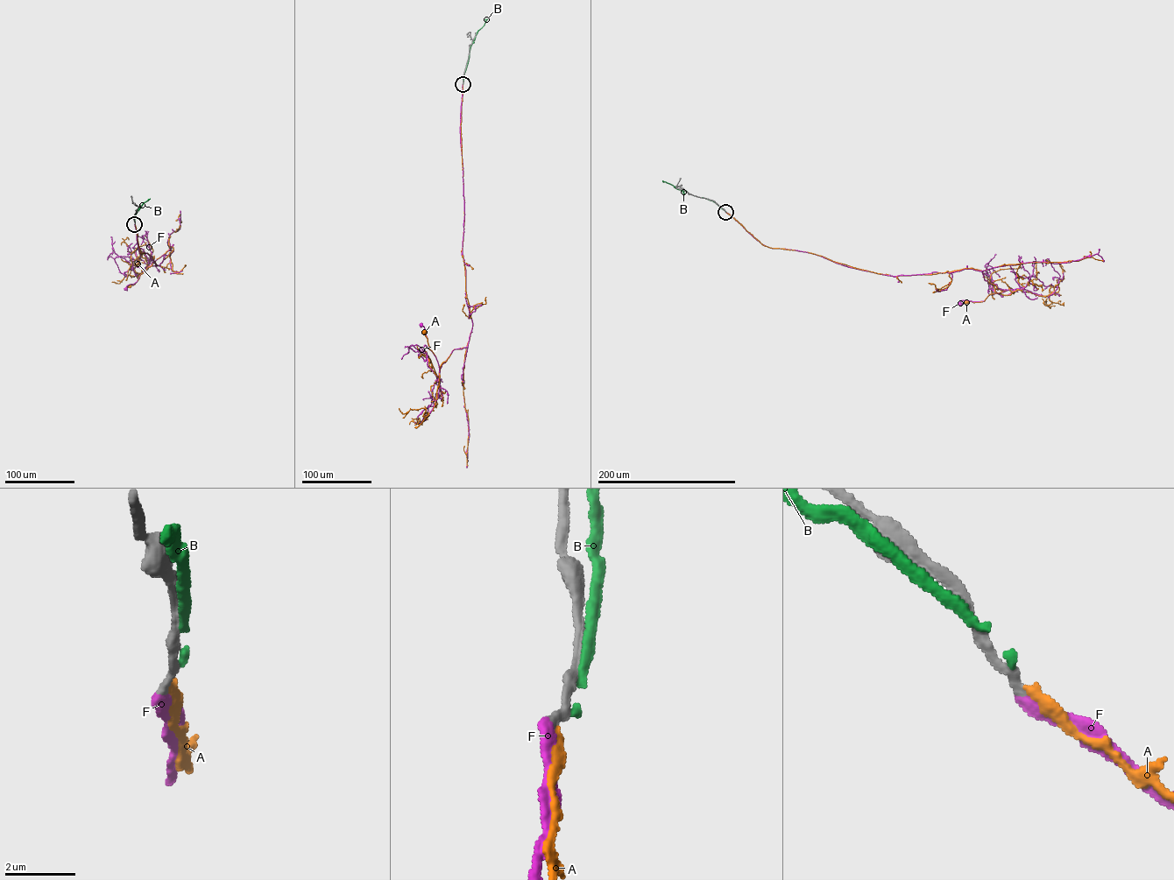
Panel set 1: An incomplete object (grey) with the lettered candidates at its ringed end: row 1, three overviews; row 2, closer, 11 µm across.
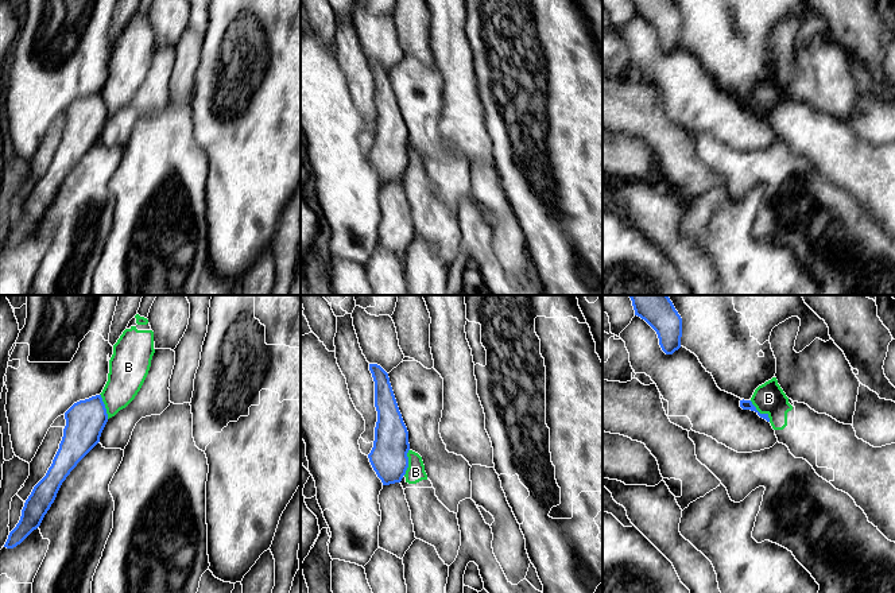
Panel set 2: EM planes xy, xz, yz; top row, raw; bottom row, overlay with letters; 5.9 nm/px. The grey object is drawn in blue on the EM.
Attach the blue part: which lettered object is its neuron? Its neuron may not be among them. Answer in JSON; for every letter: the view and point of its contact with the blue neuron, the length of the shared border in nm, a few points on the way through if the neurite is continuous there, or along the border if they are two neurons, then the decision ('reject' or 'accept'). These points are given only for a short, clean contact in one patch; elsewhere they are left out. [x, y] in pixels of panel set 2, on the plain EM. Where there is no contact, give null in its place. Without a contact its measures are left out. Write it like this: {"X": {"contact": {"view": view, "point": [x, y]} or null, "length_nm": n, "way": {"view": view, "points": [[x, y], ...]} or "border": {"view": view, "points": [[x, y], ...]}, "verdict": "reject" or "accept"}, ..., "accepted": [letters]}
{"A": {"contact": null, "verdict": "reject"}, "B": {"contact": {"view": "yz", "point": [759, 111]}, "length_nm": 180, "border": {"view": "yz", "points": [[750, 99], [770, 119]]}, "verdict": "reject"}, "F": {"contact": null, "verdict": "accept"}, "accepted": ["F"]}

